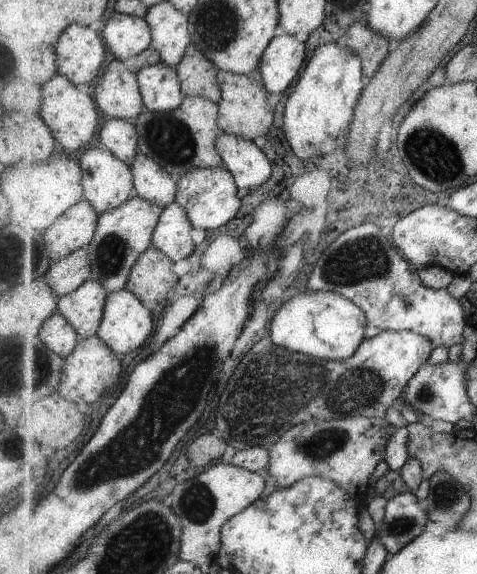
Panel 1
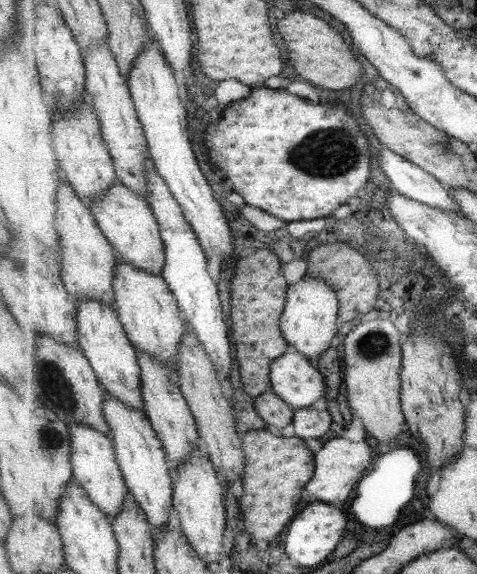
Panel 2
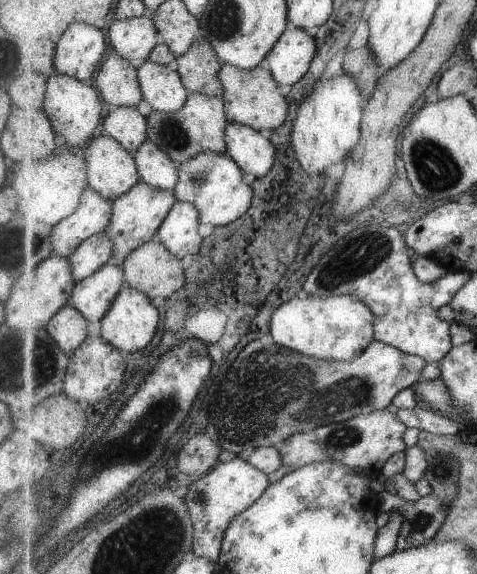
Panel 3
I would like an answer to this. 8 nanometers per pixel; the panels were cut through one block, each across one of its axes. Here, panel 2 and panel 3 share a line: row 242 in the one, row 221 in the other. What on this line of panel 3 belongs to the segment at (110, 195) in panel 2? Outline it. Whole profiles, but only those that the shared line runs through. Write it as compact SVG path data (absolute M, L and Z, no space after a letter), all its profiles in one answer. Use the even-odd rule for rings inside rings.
M140 182L127 194L113 201L112 220L106 229L107 234L113 240L113 259L111 262L121 266L122 262L127 260L127 256L137 251L137 248L156 240L165 218L177 202L174 191L165 192L165 190L153 188L145 182Z

